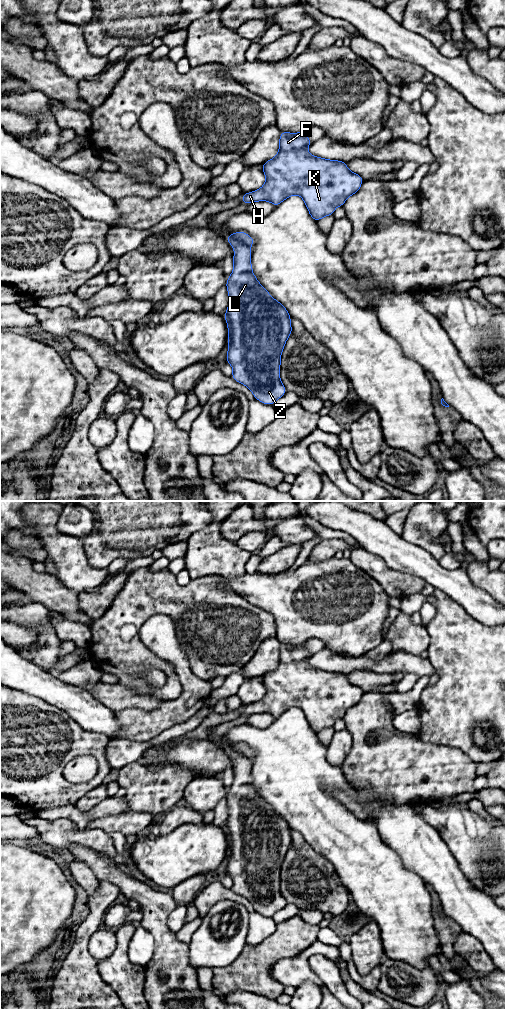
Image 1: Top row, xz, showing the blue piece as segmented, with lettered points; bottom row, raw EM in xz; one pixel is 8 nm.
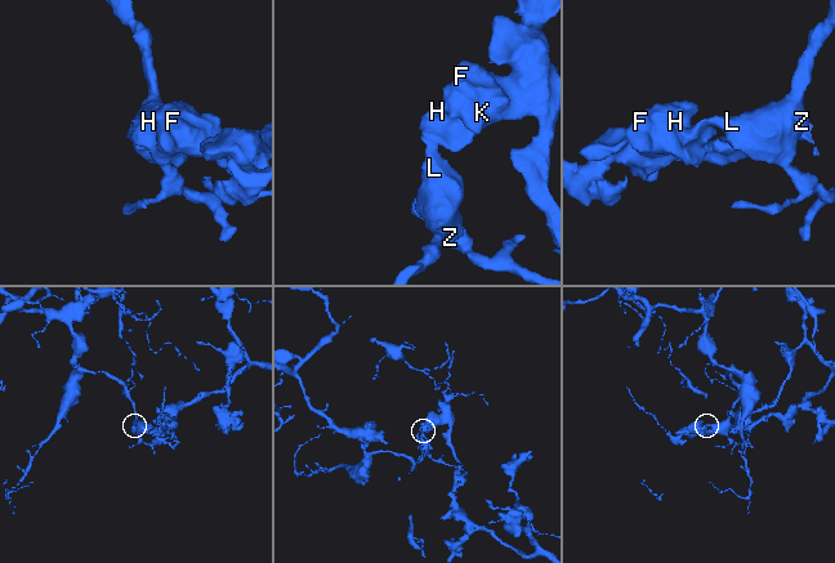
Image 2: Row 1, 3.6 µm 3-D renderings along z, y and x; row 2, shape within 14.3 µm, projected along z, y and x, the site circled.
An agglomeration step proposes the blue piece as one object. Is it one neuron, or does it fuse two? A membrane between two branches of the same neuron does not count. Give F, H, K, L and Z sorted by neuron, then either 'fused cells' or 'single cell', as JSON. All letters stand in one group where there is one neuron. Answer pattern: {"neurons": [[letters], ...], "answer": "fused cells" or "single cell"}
{"neurons": [["F", "H", "K"], ["L", "Z"]], "answer": "fused cells"}

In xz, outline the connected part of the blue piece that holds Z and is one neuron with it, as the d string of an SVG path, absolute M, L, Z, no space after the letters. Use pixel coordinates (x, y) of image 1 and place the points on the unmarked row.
M226 749L234 760L233 783L227 790L229 817L224 826L228 839L227 875L233 880L231 889L250 901L253 908L266 917L273 917L286 904L280 891L281 866L292 846L287 821L259 795L253 786L249 758Z

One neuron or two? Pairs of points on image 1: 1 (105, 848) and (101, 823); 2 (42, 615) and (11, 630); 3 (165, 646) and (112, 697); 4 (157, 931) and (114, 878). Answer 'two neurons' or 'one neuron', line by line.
1: two neurons
2: two neurons
3: two neurons
4: one neuron

